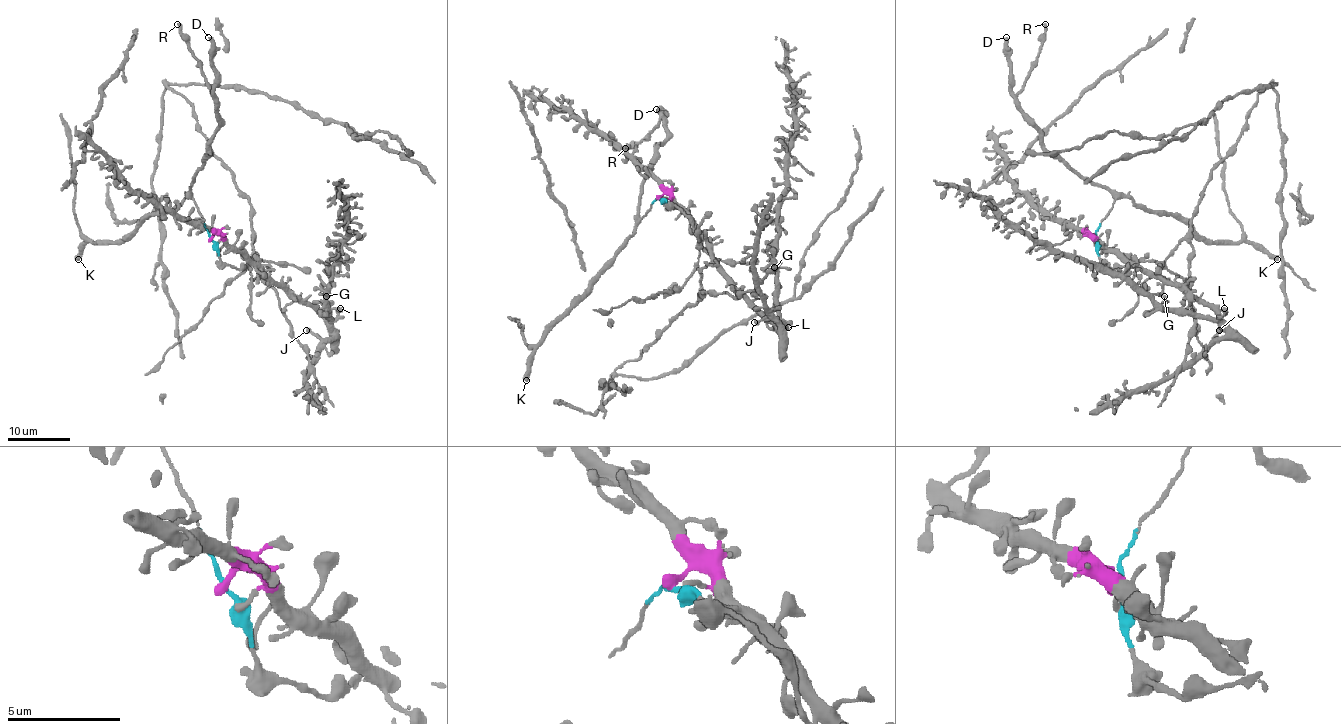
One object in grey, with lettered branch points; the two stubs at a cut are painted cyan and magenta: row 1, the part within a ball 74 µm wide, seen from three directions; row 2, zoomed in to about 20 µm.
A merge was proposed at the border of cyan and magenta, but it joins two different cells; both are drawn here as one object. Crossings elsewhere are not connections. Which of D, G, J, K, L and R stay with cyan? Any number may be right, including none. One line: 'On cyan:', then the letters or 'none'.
On cyan: D, K, R

